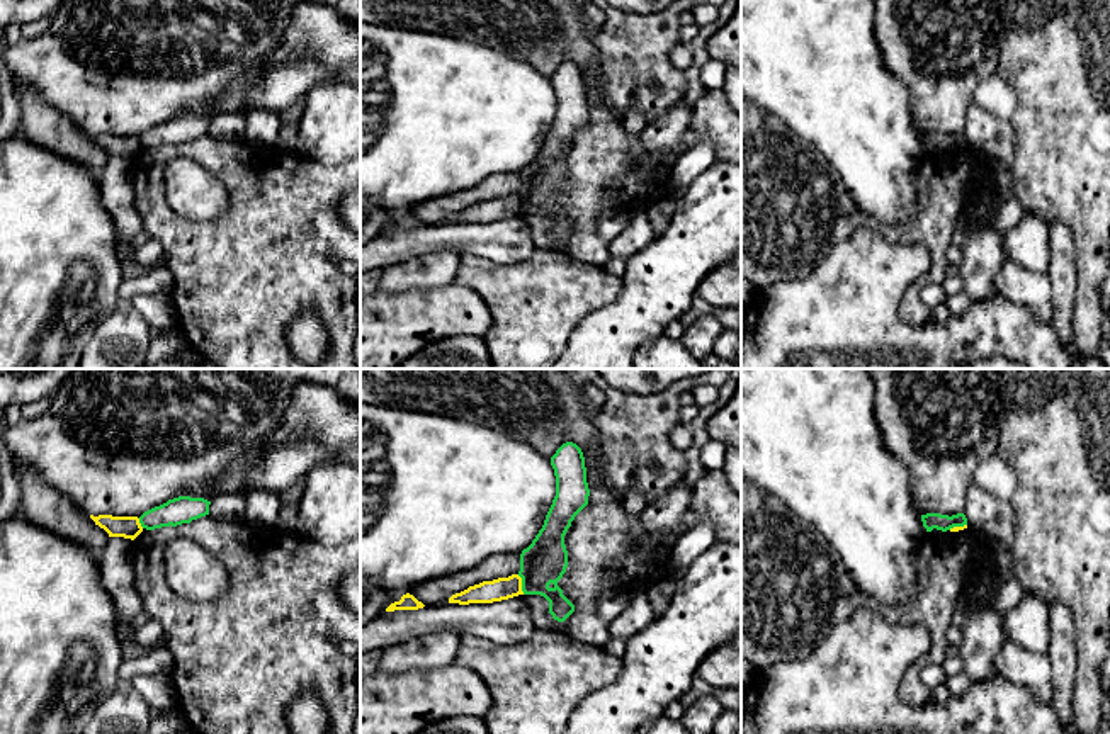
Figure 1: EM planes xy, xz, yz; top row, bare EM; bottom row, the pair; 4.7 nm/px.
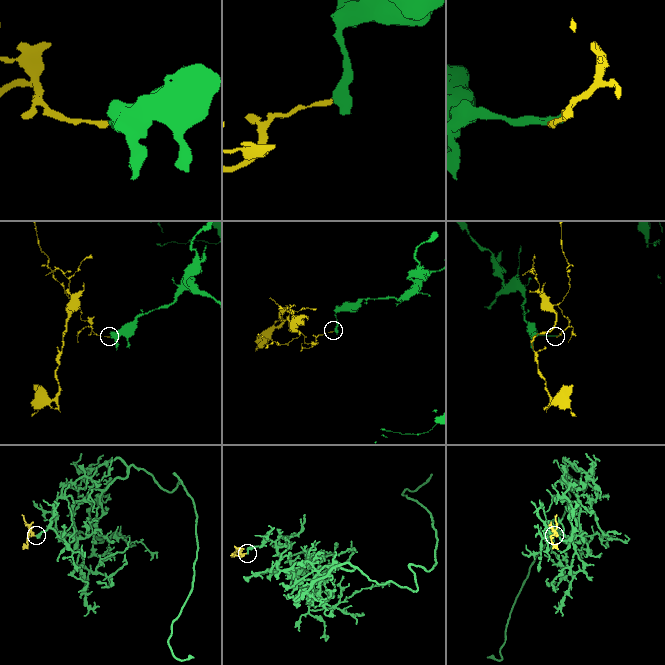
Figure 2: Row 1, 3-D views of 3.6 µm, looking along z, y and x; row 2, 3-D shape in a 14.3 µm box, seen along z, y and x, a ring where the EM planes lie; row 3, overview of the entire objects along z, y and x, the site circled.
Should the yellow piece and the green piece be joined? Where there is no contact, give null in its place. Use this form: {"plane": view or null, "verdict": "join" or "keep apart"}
{"plane": "xz", "verdict": "keep apart"}

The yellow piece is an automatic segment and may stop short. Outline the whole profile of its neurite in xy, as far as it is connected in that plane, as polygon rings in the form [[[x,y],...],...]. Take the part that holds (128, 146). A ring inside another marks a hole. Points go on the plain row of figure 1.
[[[90,134],[90,138],[95,141],[95,144],[104,148],[109,156],[124,156],[134,160],[143,151],[138,136]]]

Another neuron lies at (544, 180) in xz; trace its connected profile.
[[[563,63],[551,76],[551,85],[556,95],[556,116],[542,148],[520,173],[518,195],[524,214],[544,216],[552,238],[564,241],[575,231],[575,224],[558,206],[568,187],[564,155],[575,136],[588,124],[590,109],[585,76],[576,63]]]

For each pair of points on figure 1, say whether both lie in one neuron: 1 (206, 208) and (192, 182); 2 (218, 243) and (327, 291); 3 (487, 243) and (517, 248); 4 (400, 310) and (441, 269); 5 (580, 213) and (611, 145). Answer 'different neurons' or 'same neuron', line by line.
1: same neuron
2: same neuron
3: same neuron
4: different neurons
5: same neuron

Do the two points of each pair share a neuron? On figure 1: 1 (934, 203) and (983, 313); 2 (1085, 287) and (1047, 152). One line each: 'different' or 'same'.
1: different
2: same

